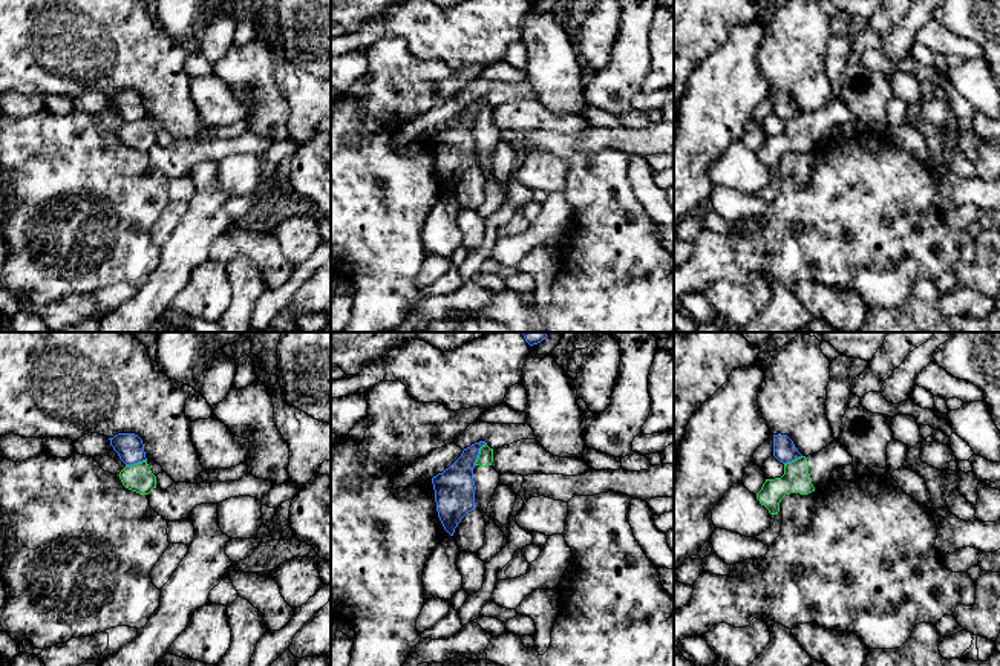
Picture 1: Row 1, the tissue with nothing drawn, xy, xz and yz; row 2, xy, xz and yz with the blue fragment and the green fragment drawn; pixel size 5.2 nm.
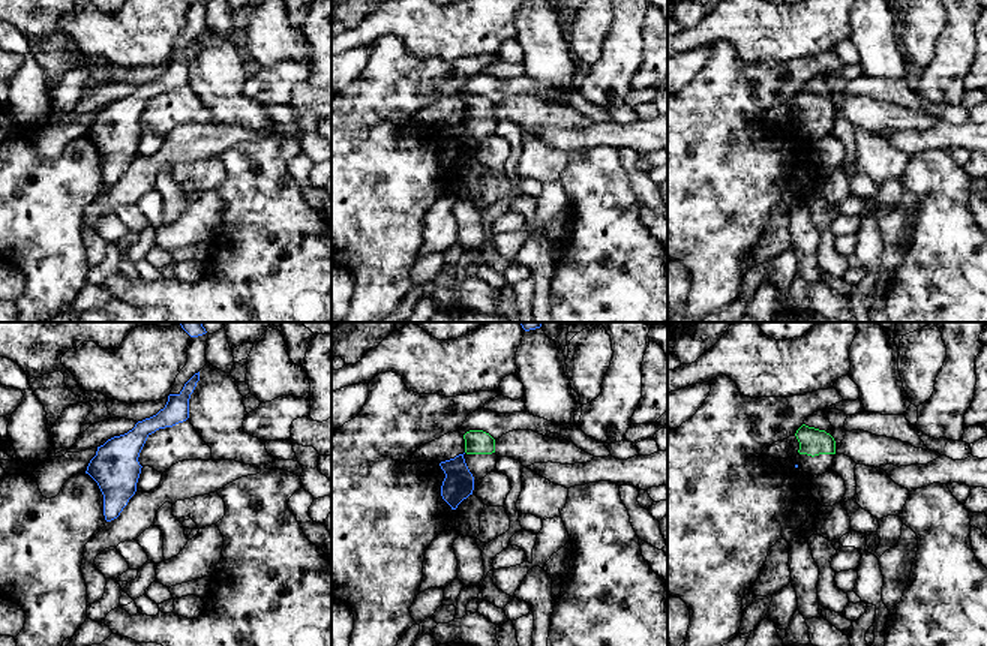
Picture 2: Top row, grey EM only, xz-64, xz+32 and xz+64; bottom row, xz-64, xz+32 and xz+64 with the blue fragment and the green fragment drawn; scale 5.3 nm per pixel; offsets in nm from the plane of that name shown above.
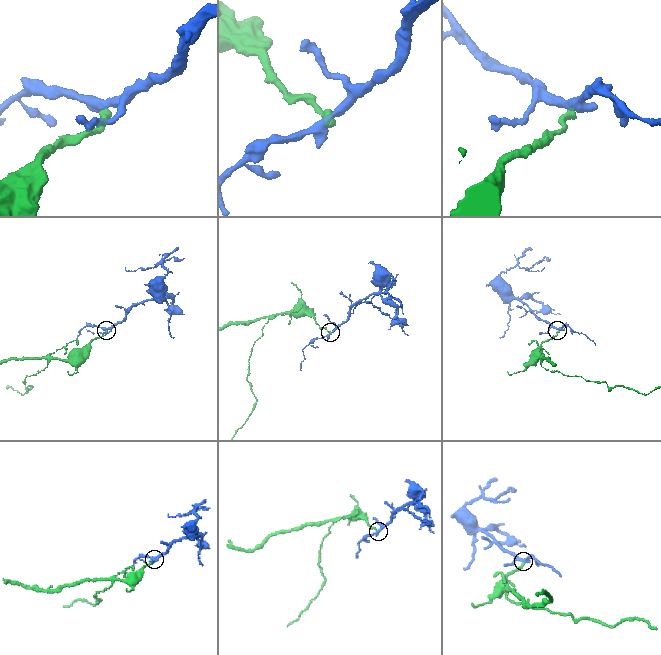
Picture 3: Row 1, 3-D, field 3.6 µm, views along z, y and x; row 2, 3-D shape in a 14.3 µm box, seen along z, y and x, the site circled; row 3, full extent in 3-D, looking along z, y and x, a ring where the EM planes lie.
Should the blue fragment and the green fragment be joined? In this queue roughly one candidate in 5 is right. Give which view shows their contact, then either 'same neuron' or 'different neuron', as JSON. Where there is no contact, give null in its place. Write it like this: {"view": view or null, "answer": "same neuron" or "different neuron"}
{"view": "xz", "answer": "different neuron"}

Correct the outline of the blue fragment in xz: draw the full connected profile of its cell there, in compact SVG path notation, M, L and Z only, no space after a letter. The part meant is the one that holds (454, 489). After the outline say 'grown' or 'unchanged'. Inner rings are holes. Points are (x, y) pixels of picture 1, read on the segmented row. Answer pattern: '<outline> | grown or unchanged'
M479 441L464 449L449 468L432 478L438 517L450 536L461 519L476 508L473 467L479 449L485 444L485 441Z | unchanged

